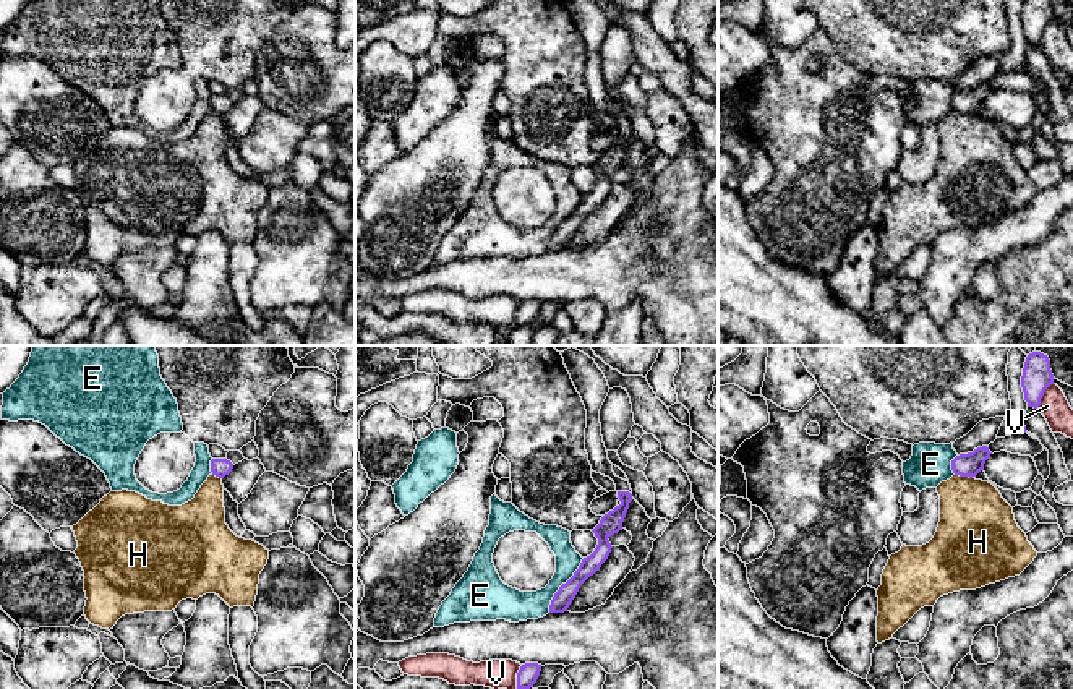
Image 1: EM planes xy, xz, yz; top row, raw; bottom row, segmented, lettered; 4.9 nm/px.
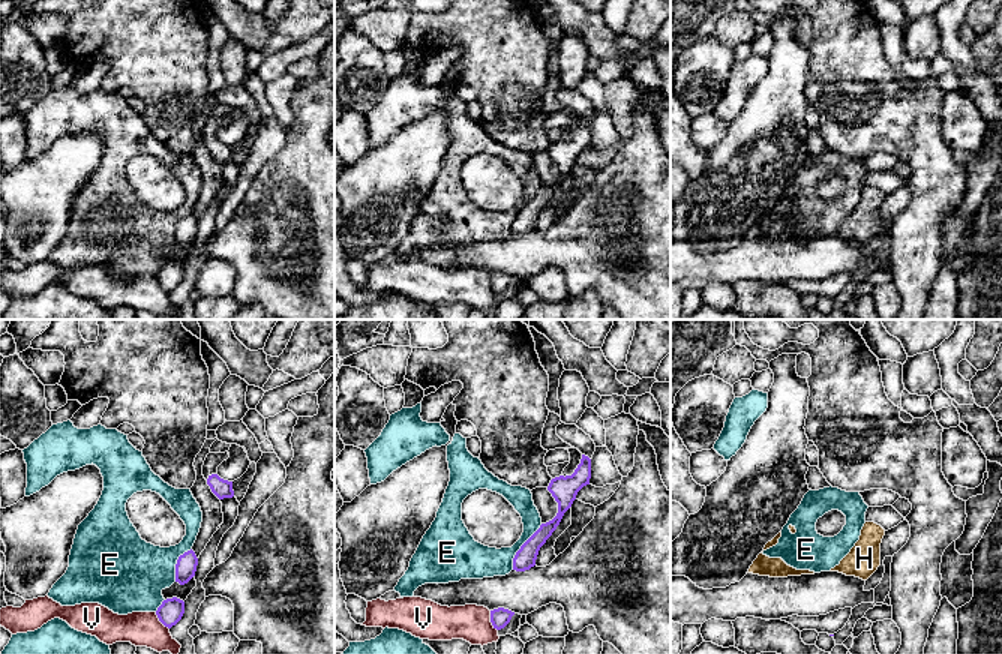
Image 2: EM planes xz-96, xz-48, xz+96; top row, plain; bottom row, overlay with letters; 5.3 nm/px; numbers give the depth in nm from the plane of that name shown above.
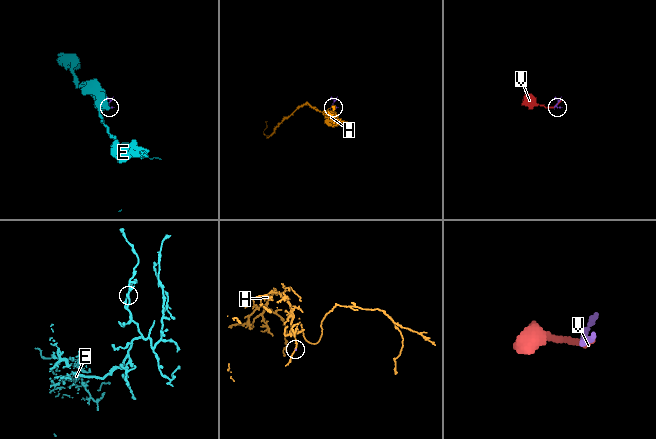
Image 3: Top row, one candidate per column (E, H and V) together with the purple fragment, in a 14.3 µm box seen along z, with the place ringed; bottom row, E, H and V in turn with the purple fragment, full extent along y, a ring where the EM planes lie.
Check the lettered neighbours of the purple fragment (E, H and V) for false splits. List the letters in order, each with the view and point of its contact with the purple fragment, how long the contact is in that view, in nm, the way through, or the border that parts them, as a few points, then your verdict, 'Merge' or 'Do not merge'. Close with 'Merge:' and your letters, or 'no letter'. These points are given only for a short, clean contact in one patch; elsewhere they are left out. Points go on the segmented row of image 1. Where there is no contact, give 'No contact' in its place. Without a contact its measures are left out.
E: Touches purple at xz (561, 586). Shared border 320 nm. Do not merge
H: Touches purple at yz (963, 475). Shared border 90 nm. Boundary: yz (955, 474), (971, 479). Do not merge
V: Touches purple at yz (1043, 394). Shared border 140 nm. Boundary: yz (1052, 383), (1038, 406). Do not merge
Merge: no letter

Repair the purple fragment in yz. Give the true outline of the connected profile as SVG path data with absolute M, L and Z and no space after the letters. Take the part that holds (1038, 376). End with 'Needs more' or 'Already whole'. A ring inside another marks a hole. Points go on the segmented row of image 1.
M1032 352L1026 357L1021 387L1028 407L1037 409L1045 389L1054 384L1050 360L1041 352Z. Already whole

